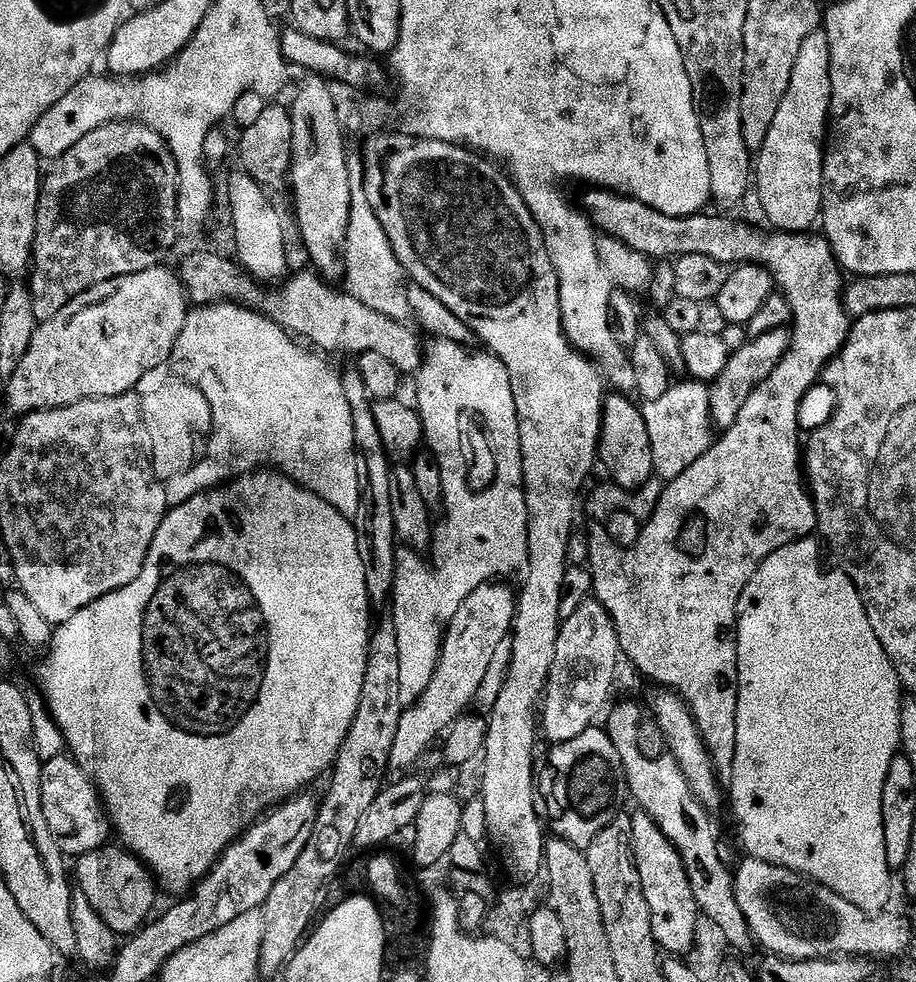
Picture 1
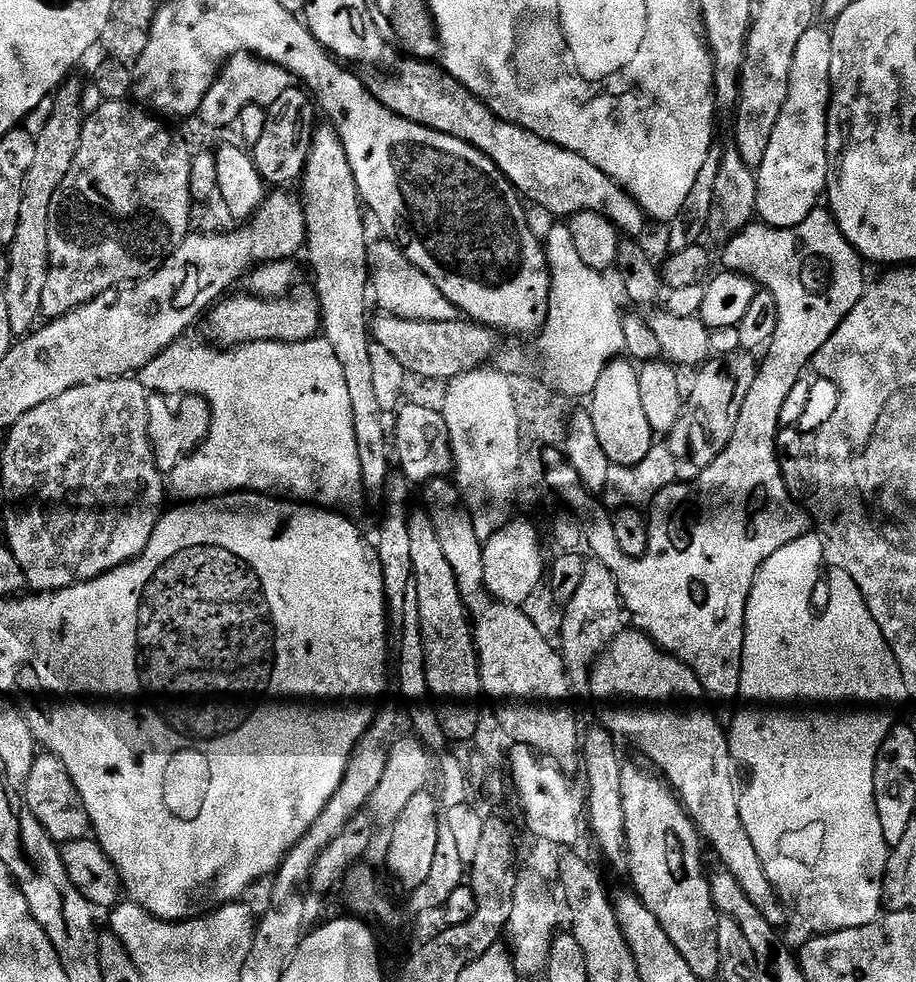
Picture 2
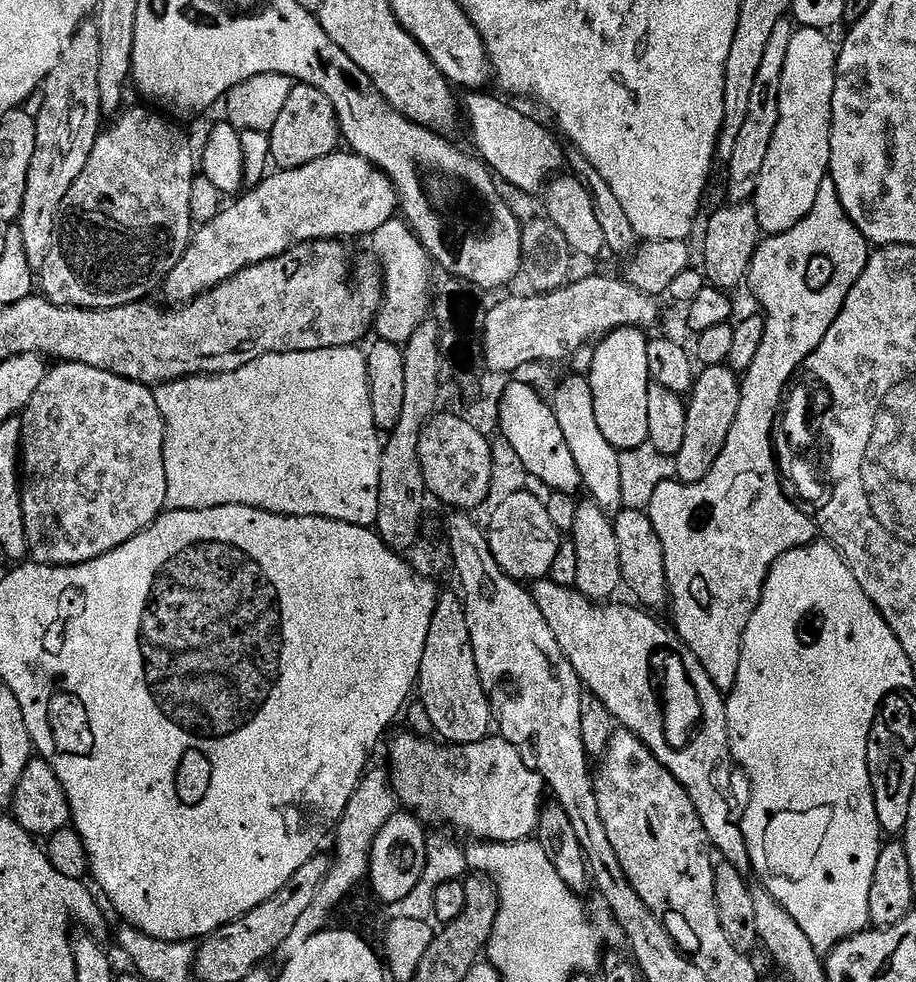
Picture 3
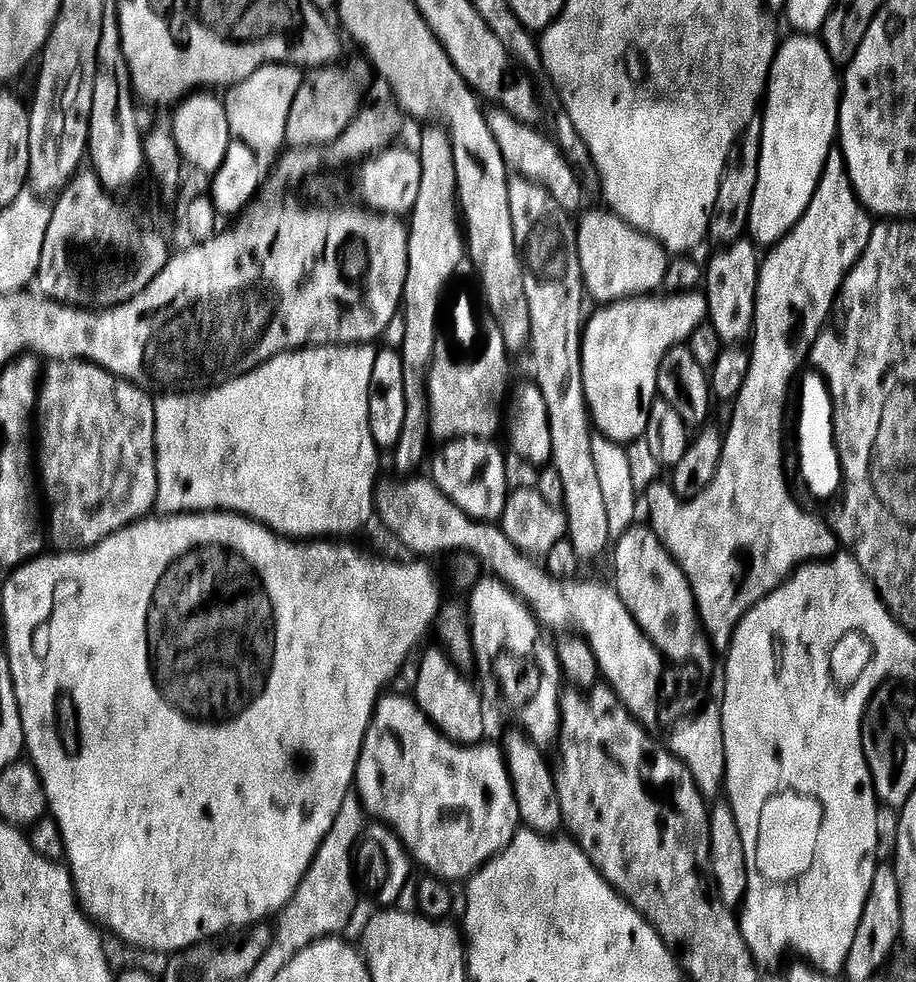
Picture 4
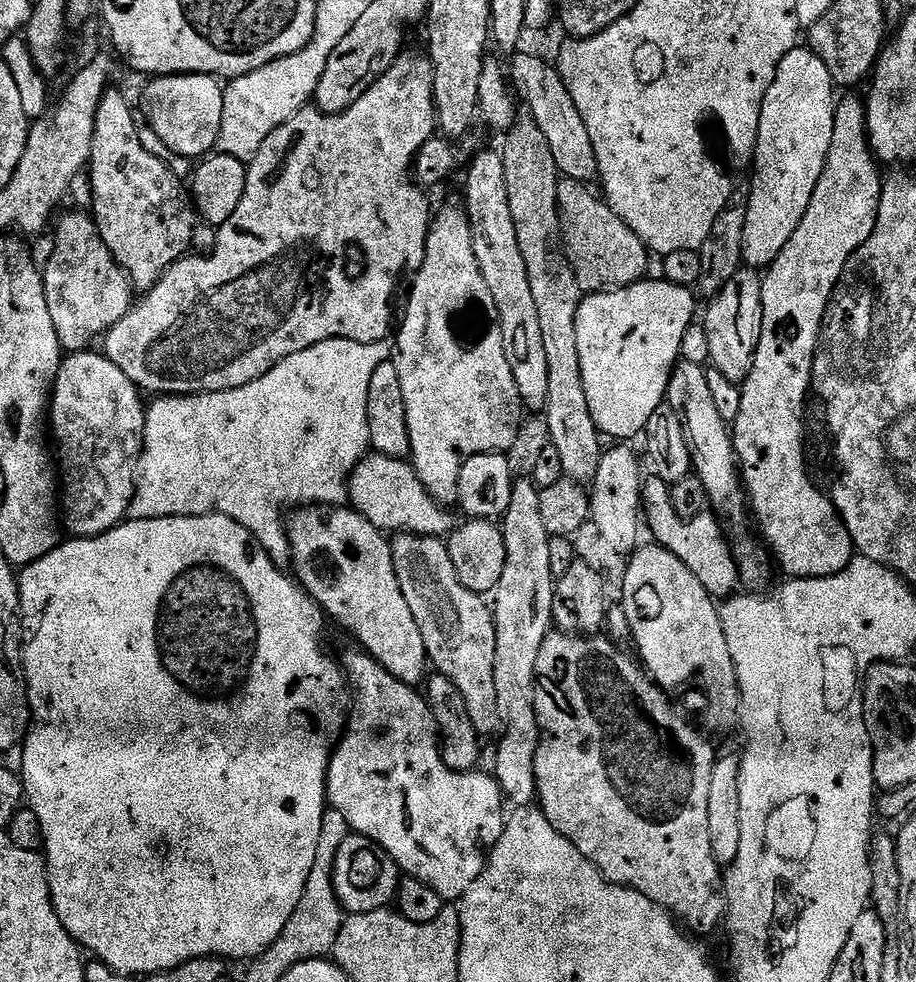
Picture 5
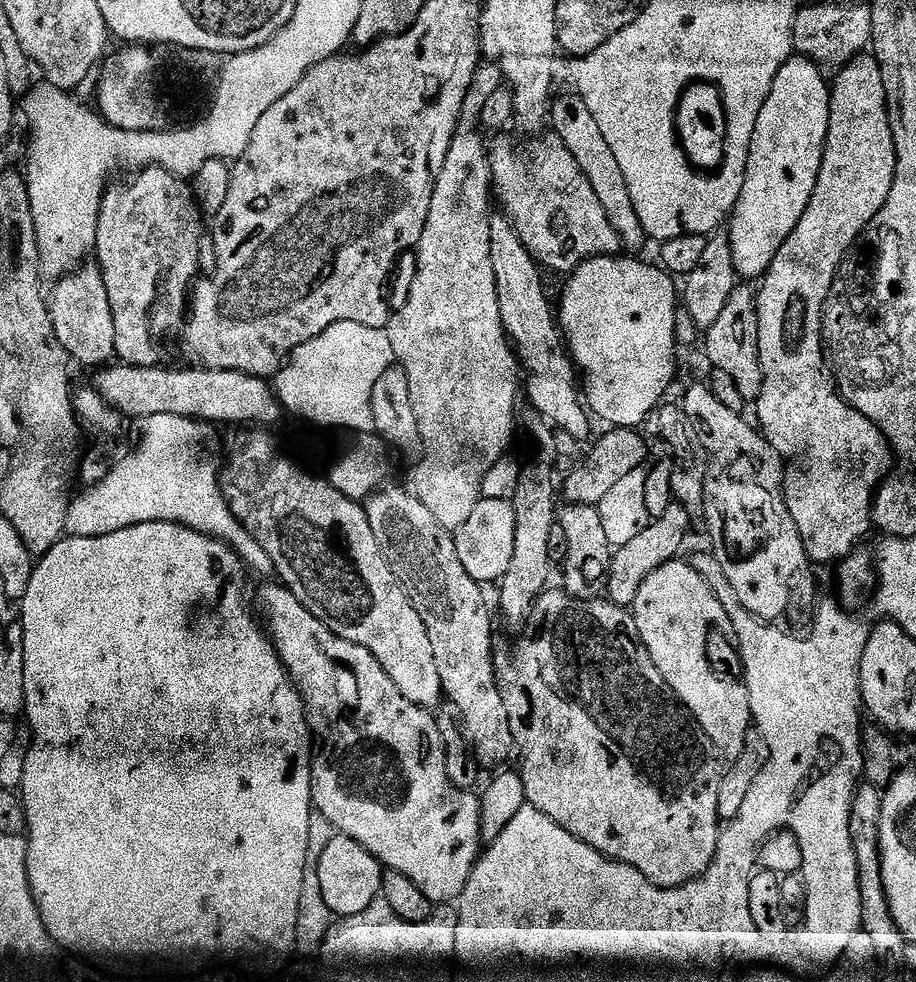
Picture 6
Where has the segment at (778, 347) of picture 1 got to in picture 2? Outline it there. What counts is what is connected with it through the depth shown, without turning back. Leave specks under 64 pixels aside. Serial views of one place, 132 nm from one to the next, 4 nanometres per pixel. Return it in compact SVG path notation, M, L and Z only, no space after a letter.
M743 350L724 352L713 355L708 363L695 373L696 381L692 384L692 392L686 396L686 425L689 428L690 460L696 463L697 469L710 466L726 446L730 446L730 438L734 438L738 426L738 414L742 414L742 402L746 394L750 394L750 386L754 386L754 378L758 360L753 353Z

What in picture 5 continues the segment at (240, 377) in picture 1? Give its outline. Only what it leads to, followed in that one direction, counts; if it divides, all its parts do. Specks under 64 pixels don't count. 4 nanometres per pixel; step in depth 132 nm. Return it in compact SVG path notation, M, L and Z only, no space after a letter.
M337 339L322 341L278 362L265 376L257 378L248 385L221 392L205 392L203 395L161 395L153 399L153 404L149 403L146 408L144 452L140 455L140 465L136 471L136 492L132 496L132 505L128 507L128 516L134 520L157 520L171 516L211 516L213 514L225 516L246 526L253 540L264 547L271 560L287 561L290 549L284 511L287 508L296 510L301 506L340 506L348 500L348 478L372 446L368 420L370 378L374 378L374 370L378 370L378 366L389 363L393 352L393 345L388 340L379 340L373 344Z

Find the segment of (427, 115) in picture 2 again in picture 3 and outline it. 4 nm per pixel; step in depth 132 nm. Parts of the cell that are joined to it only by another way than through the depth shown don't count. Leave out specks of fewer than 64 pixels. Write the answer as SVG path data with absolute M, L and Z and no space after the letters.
M472 90L462 100L463 111L464 108L468 111L468 124L472 127L472 140L476 143L479 159L505 185L513 184L524 192L539 193L563 169L560 168L563 164L565 167L566 156L564 160L559 142L538 121L523 116L514 105L486 93L484 90Z

